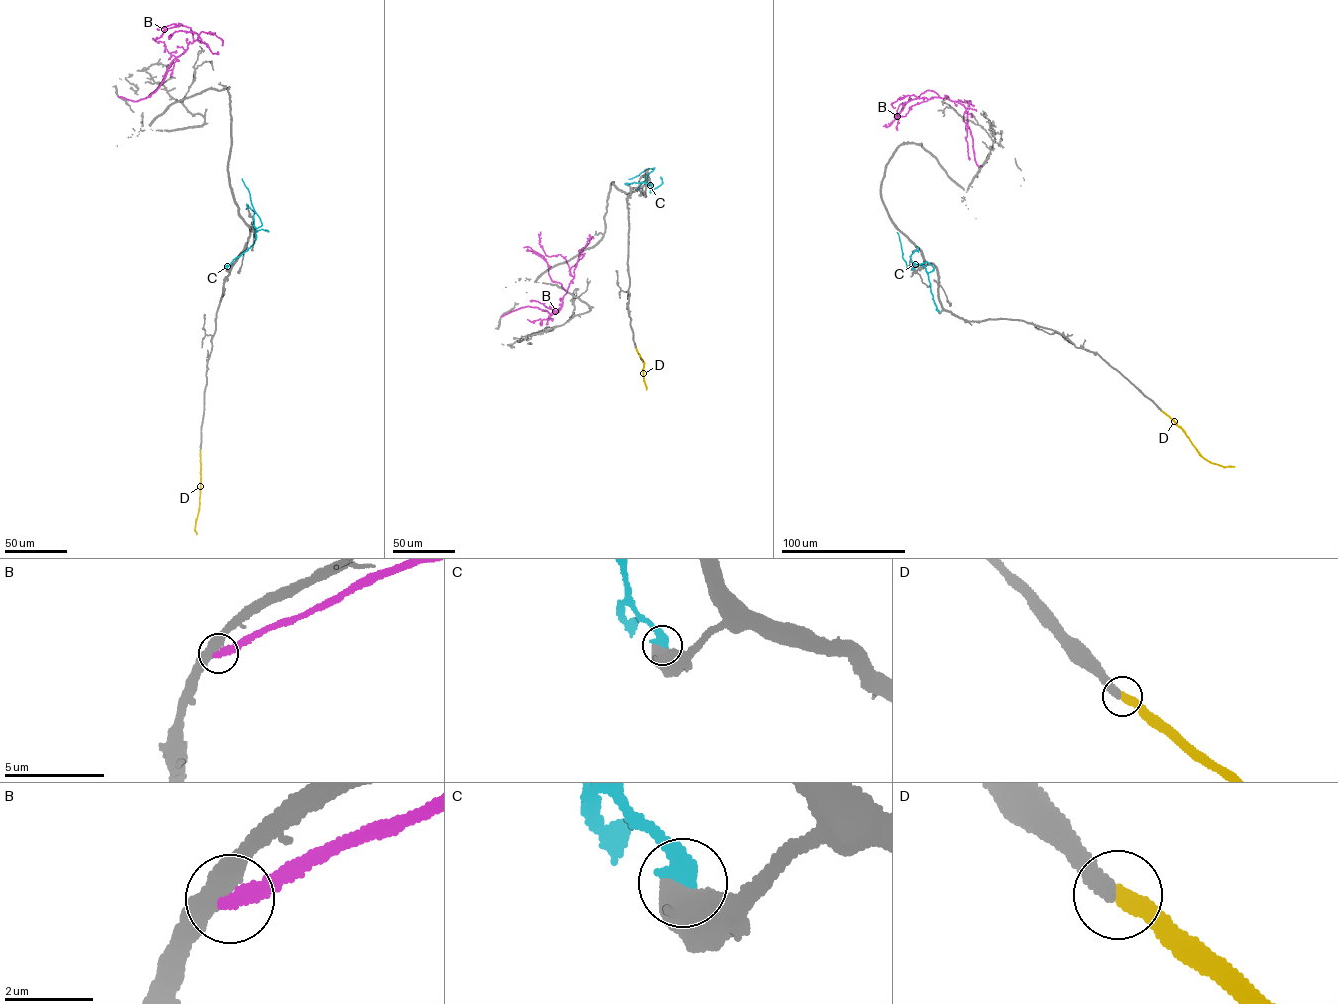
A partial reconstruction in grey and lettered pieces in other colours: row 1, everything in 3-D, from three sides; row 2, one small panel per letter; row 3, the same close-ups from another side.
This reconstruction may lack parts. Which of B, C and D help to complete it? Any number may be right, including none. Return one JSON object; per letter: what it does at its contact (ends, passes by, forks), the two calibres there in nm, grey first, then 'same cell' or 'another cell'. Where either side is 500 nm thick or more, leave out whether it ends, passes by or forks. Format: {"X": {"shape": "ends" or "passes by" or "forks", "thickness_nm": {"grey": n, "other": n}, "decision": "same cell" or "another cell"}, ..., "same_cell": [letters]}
{"B": {"shape": "ends", "thickness_nm": {"grey": 440, "other": 360}, "decision": "another cell"}, "C": {"thickness_nm": {"grey": 600, "other": 420}, "decision": "another cell"}, "D": {"shape": "ends", "thickness_nm": {"grey": 400, "other": 400}, "decision": "same cell"}, "same_cell": ["D"]}

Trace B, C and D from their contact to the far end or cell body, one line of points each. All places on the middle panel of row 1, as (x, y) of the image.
B: (502, 316), (525, 307), (550, 314), (561, 307), (574, 277), (560, 254), (546, 255), (539, 243), (540, 232)
C: (626, 184), (642, 182), (651, 185), (647, 183), (646, 177), (654, 167), (628, 179)
D: (636, 348), (644, 364), (646, 390)

